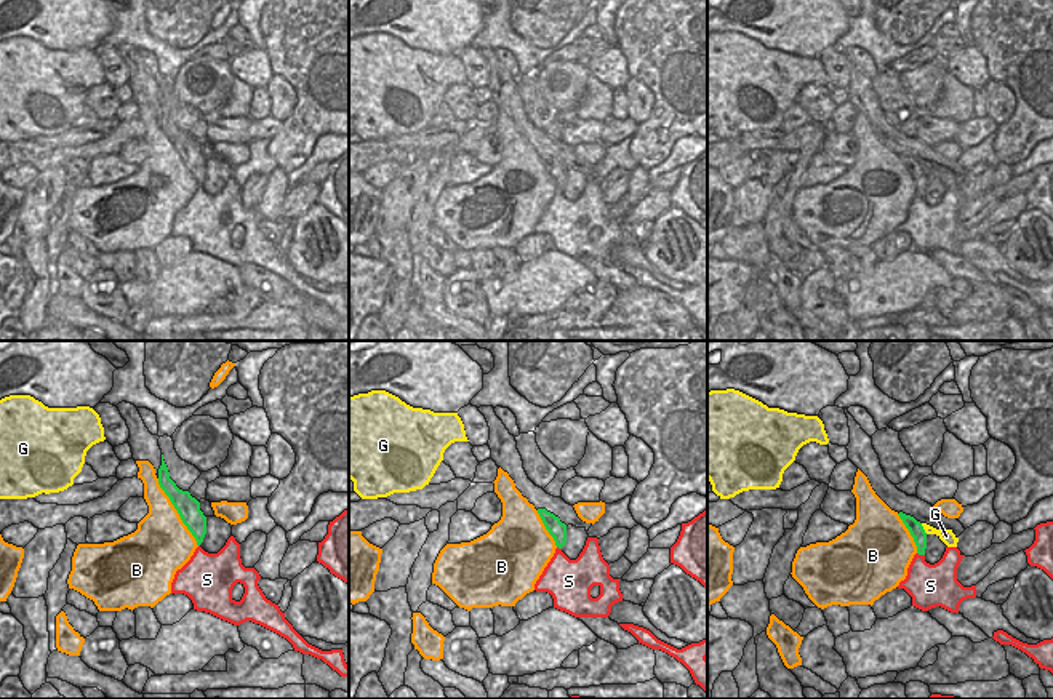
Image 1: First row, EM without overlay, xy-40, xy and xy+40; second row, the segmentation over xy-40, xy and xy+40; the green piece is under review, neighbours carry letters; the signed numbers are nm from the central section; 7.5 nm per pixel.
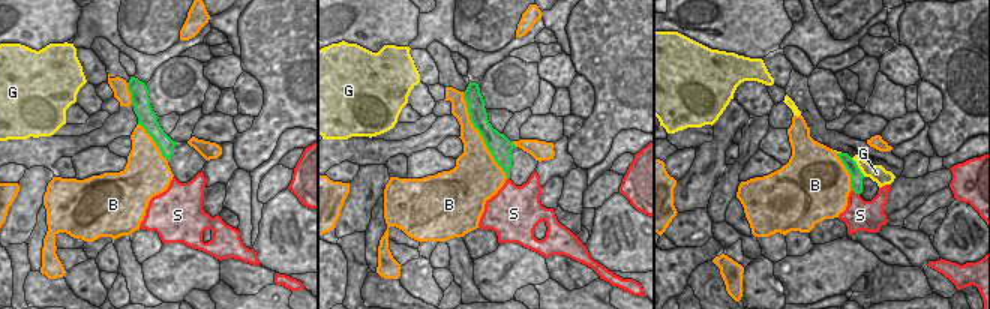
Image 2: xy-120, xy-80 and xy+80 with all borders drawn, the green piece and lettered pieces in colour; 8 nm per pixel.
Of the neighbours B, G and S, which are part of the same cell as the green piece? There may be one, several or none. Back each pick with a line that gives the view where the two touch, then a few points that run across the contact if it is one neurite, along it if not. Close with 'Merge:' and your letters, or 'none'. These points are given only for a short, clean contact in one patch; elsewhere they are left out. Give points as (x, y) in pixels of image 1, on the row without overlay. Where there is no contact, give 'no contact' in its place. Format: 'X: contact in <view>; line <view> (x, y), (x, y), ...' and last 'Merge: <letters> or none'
Merge: none

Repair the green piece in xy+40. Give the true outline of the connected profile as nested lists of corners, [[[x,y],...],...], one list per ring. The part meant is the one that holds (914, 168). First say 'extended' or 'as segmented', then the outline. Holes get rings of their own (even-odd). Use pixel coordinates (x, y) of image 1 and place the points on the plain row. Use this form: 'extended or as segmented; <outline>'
as segmented; [[[899,154],[898,157],[903,162],[903,165],[906,166],[906,170],[909,171],[911,178],[914,179],[914,184],[917,187],[917,195],[925,197],[927,174],[923,171],[922,165],[917,163],[914,158],[906,157],[903,154]]]

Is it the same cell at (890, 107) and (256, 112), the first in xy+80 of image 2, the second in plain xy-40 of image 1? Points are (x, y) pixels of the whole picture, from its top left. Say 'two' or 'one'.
two

